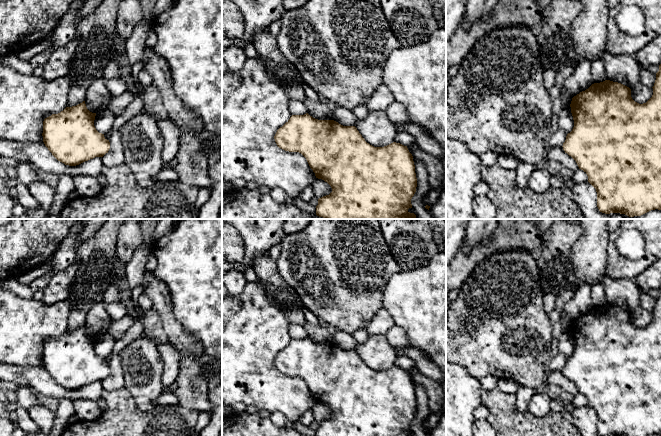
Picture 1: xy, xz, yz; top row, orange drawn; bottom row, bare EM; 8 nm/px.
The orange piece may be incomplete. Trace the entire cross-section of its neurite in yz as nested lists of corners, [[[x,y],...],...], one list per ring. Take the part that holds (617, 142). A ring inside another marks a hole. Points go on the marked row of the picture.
[[[661,64],[652,88],[652,97],[643,104],[632,99],[629,87],[610,80],[594,83],[572,98],[574,127],[562,147],[587,174],[588,182],[596,189],[597,207],[602,213],[634,217],[661,210]]]

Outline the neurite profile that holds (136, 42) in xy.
[[[143,18],[135,26],[132,34],[127,39],[127,60],[130,67],[142,60],[145,41],[151,30],[152,25]]]

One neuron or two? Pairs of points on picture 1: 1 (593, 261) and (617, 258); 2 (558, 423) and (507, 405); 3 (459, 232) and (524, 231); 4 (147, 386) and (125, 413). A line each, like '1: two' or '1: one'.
1: two
2: one
3: two
4: two

